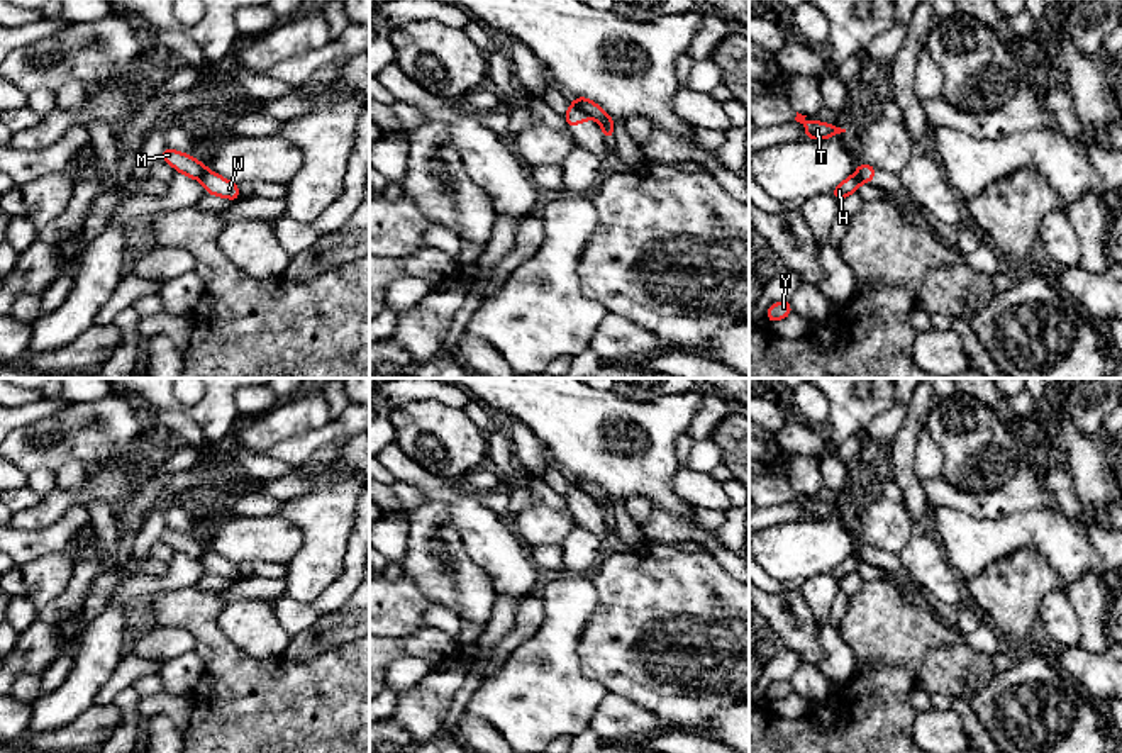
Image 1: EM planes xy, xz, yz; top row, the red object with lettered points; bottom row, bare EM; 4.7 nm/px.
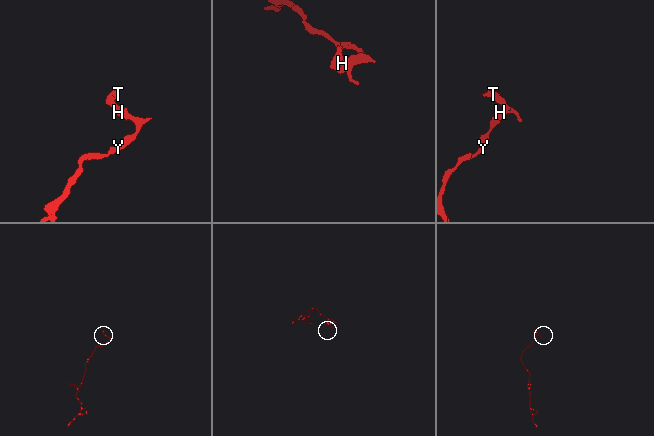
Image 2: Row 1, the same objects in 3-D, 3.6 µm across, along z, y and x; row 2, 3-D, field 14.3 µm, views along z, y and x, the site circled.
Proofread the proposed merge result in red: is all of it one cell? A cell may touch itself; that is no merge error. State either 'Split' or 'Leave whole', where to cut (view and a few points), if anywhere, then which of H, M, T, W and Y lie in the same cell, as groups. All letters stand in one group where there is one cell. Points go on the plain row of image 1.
Split. Split along xz (575, 480), (590, 496). Groups: H W Y / M T

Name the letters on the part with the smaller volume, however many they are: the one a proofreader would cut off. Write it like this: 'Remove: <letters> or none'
Remove: M, T

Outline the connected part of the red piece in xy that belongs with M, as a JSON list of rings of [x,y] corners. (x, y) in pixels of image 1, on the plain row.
[[[168,526],[161,534],[161,541],[171,544],[178,553],[193,560],[202,560],[202,556],[208,551],[205,543]]]

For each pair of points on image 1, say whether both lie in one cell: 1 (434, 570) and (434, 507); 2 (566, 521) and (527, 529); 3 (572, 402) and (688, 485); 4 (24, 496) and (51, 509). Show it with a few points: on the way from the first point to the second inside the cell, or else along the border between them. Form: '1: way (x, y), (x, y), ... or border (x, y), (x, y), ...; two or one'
1: way (434, 555), (426, 540), (431, 523); one
2: way (556, 524), (538, 526); one
3: border (680, 465), (673, 479), (673, 490), (694, 506); two
4: border (43, 497), (36, 504), (17, 511); two

